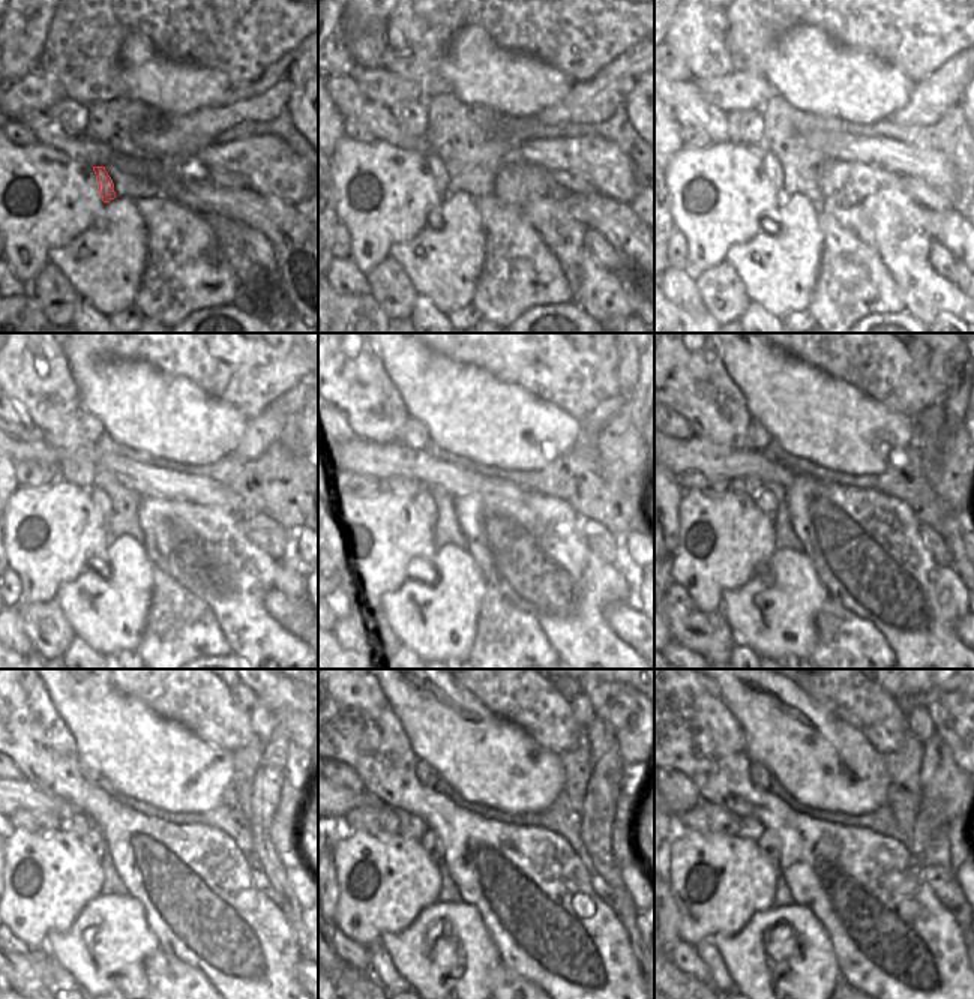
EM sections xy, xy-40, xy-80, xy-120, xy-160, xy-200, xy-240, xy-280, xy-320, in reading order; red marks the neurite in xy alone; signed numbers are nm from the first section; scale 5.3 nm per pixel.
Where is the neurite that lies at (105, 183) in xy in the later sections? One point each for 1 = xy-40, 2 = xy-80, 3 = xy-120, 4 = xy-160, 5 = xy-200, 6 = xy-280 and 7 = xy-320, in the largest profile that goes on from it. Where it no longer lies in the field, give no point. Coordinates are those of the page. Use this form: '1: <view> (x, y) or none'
1: xy-40 (435, 165)
2: xy-80 (773, 168)
3: xy-120 (101, 501)
4: xy-160 (426, 498)
5: xy-200 (766, 500)
6: xy-280 (429, 842)
7: xy-320 (769, 843)

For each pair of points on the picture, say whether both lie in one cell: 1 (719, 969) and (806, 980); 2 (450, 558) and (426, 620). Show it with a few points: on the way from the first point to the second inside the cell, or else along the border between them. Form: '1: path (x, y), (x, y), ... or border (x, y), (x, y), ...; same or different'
1: border (710, 941), (734, 983); different
2: path (450, 573), (450, 590), (441, 605); same

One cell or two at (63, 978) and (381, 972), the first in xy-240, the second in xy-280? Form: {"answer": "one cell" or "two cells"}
{"answer": "one cell"}

